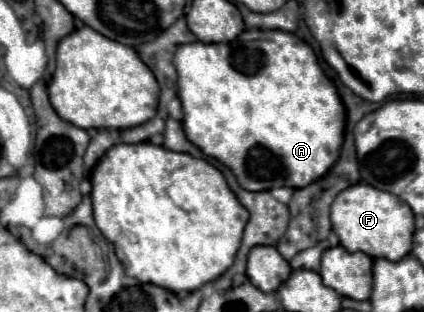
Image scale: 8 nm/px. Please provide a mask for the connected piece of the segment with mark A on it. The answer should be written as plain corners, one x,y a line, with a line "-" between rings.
243,31
231,43
189,43
175,53
177,95
183,105
183,131
205,155
229,167
247,191
307,187
323,177
339,157
345,107
325,77
315,51
287,31

